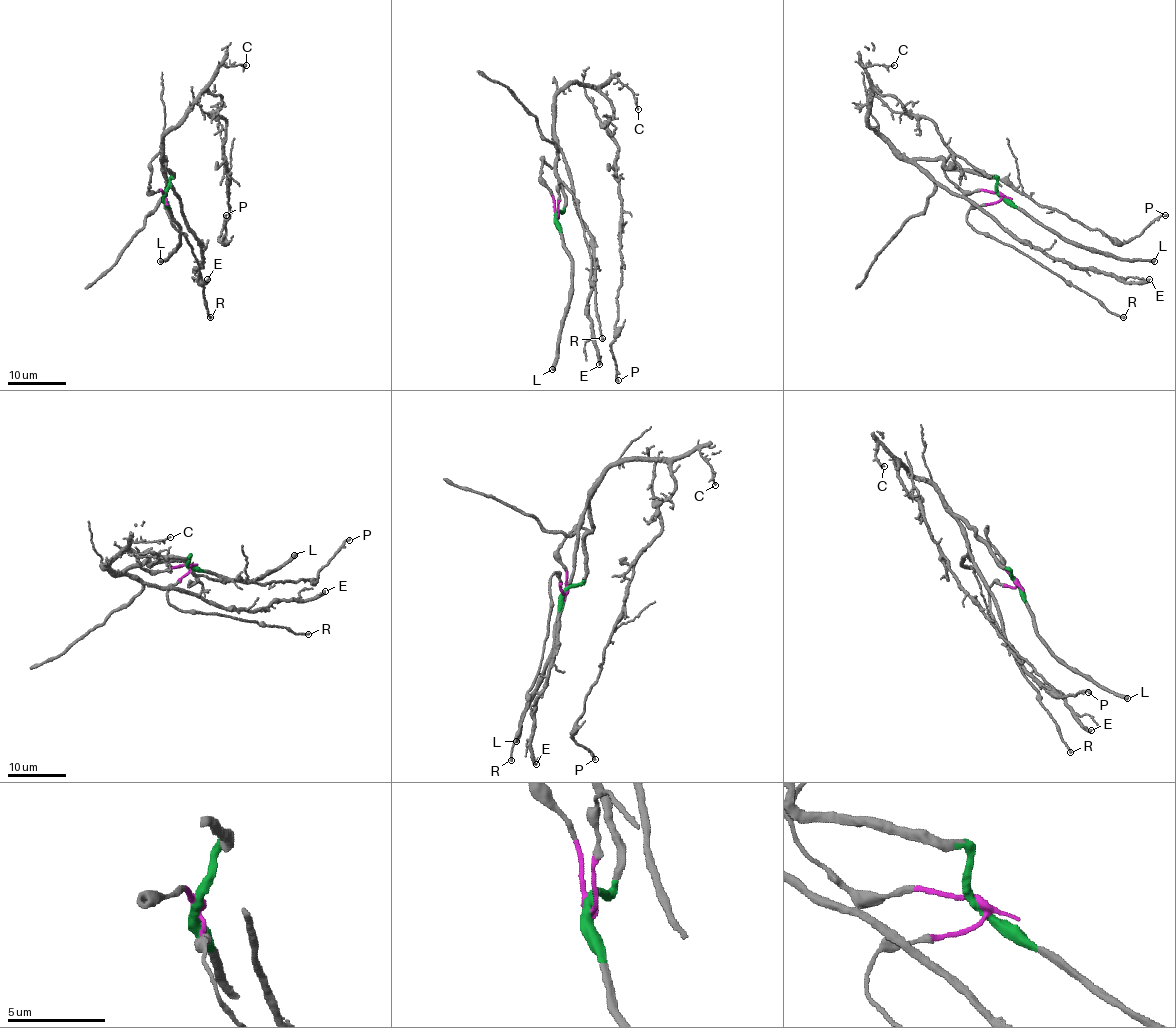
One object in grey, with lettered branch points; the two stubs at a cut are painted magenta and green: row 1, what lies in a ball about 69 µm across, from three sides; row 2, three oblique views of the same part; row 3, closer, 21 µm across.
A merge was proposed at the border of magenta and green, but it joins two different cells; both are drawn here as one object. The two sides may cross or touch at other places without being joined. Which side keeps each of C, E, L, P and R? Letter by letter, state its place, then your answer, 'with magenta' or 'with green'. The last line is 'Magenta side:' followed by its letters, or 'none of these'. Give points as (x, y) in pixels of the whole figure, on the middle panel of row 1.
C: (638, 109) | with green
E: (599, 364) | with green
L: (552, 369) | with green
P: (618, 380) | with green
R: (602, 338) | with magenta
Magenta side: R

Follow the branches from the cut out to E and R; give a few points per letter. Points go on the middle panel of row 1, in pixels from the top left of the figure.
E: (556, 215), (565, 199), (553, 131), (577, 214), (591, 234), (594, 278), (588, 311), (600, 365)
R: (556, 215), (562, 182), (584, 230), (603, 339)

